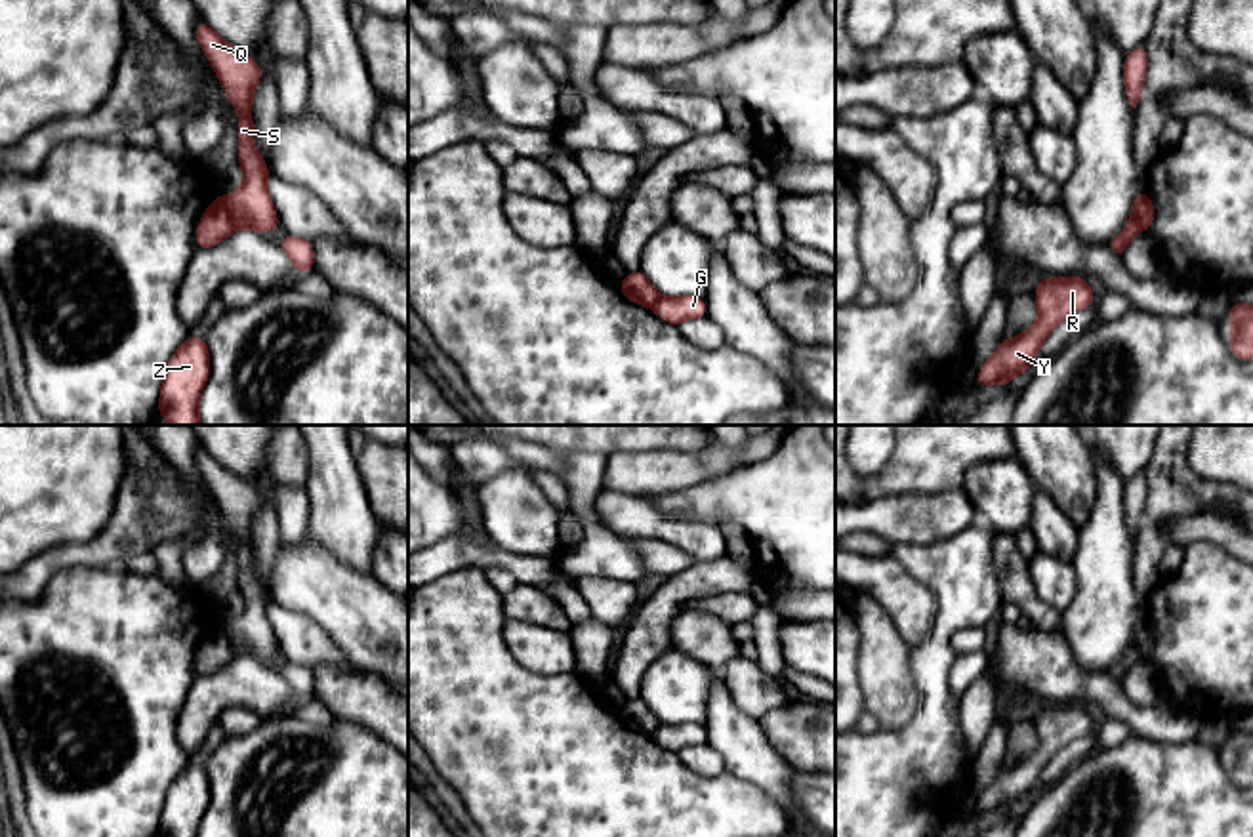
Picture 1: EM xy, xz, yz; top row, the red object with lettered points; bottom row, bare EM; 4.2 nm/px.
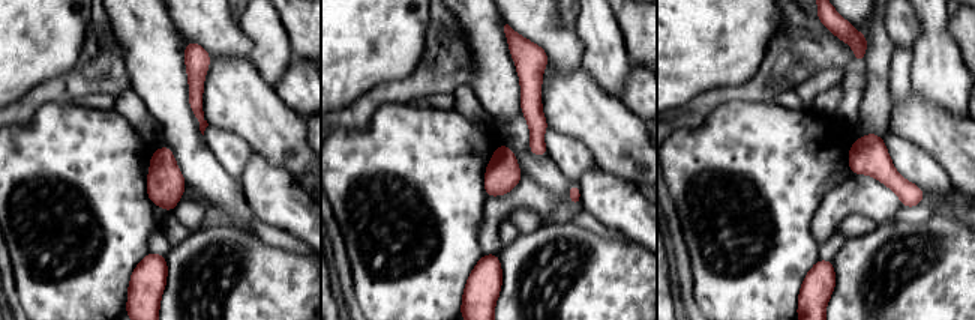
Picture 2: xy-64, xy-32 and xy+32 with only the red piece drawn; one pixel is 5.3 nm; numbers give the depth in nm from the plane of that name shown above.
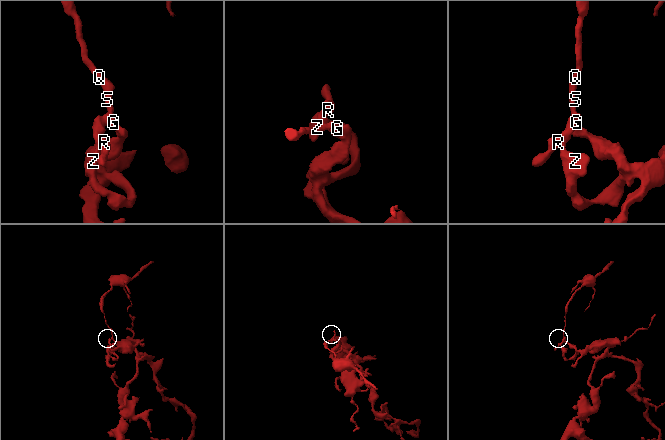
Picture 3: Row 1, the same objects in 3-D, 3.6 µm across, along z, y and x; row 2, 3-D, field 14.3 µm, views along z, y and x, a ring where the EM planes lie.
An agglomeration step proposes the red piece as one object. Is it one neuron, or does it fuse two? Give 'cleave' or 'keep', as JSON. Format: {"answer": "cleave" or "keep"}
{"answer": "cleave"}

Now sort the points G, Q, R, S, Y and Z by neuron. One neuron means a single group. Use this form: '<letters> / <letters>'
G Q S / R Y Z

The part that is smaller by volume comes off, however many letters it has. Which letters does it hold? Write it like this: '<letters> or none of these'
G, Q, S

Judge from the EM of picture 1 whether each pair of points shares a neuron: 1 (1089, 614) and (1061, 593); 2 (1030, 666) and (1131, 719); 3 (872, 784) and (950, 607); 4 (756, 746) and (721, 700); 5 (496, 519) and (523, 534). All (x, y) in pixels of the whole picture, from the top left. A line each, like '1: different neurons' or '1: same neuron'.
1: different neurons
2: same neuron
3: same neuron
4: same neuron
5: same neuron

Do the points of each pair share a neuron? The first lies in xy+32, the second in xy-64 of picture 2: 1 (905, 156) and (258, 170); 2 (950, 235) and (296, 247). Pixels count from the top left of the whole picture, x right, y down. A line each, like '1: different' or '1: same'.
1: different
2: different

